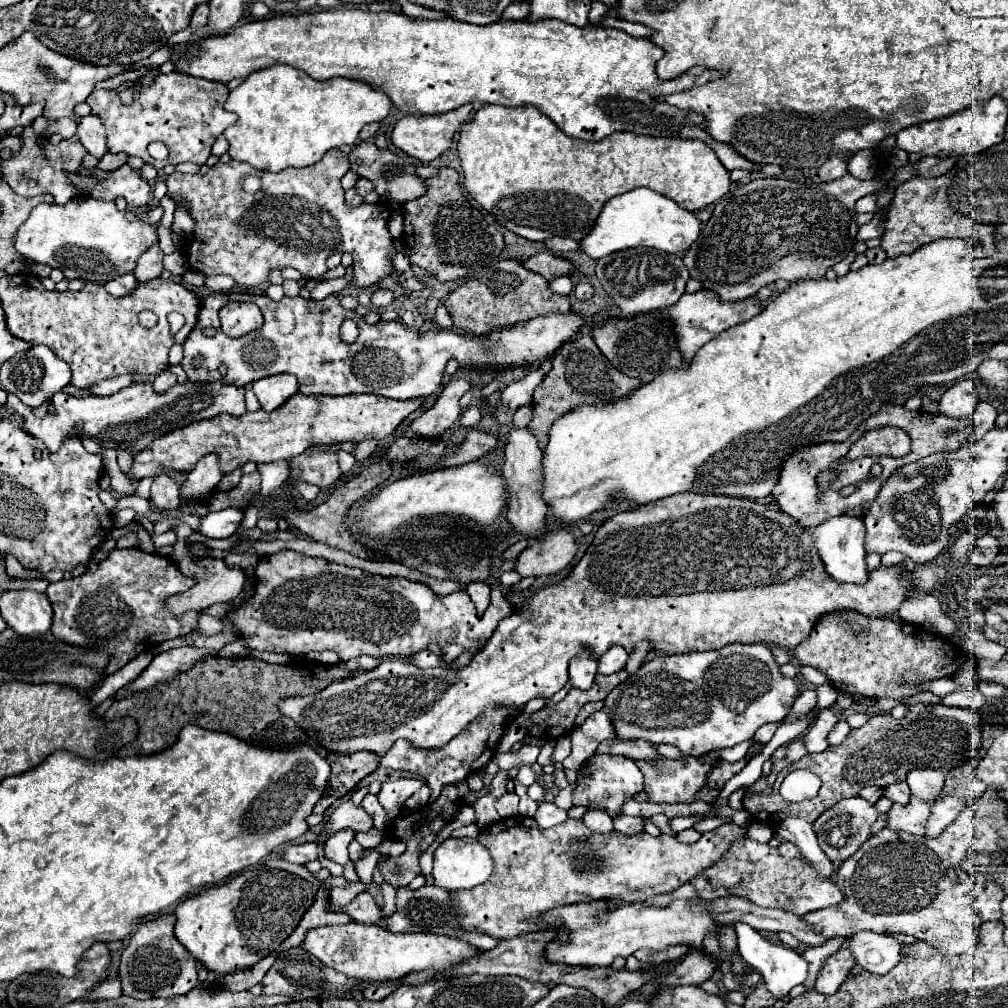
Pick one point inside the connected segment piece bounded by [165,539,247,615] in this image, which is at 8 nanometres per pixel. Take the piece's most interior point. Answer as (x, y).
(216, 581)

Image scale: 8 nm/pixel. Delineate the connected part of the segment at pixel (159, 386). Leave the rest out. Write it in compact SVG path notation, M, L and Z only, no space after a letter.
M161 371L157 377L155 377L155 381L153 381L153 387L155 387L155 391L157 393L163 393L163 391L167 391L169 387L173 387L177 383L177 377L171 373L171 371Z

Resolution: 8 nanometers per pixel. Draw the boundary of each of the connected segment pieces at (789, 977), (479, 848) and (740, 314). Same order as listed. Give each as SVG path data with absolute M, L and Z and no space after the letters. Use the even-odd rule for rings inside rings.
M743 921L741 923L735 923L735 933L737 933L737 943L739 943L739 953L743 957L743 961L747 961L757 973L761 973L763 977L763 983L767 987L767 991L771 993L771 997L775 999L785 999L789 995L789 991L803 983L807 979L807 961L793 949L785 947L785 945L777 945L777 943L771 943L767 939L763 939L759 935L759 931L755 931L751 925L745 925Z
M445 839L433 859L433 879L447 891L471 889L493 873L493 859L477 839Z
M701 289L697 293L685 293L681 297L681 301L677 301L677 305L671 305L669 309L663 309L663 311L657 311L659 317L667 317L671 323L673 323L673 329L677 333L677 349L681 349L681 355L685 357L685 367L689 365L689 361L693 361L695 353L707 343L711 341L713 337L717 337L719 333L739 325L739 323L745 323L749 319L753 319L755 315L759 315L763 311L763 305L761 301L753 295L753 297L747 297L745 301L721 301L717 297L717 293L709 291L709 289Z

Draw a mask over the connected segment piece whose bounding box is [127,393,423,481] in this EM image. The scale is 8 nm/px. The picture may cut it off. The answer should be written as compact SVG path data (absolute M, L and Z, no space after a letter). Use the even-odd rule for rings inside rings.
M295 393L285 405L267 413L263 409L255 413L245 413L233 417L221 413L211 419L191 423L187 427L165 433L155 439L147 449L139 451L133 457L133 467L127 473L129 479L157 477L165 471L189 473L197 461L209 453L219 457L223 473L231 473L237 467L243 467L247 461L271 463L279 459L291 459L313 445L333 445L341 441L359 443L365 439L385 439L389 437L403 419L421 407L423 399L387 399L379 395L345 395L345 397L327 397L327 395L301 395Z

